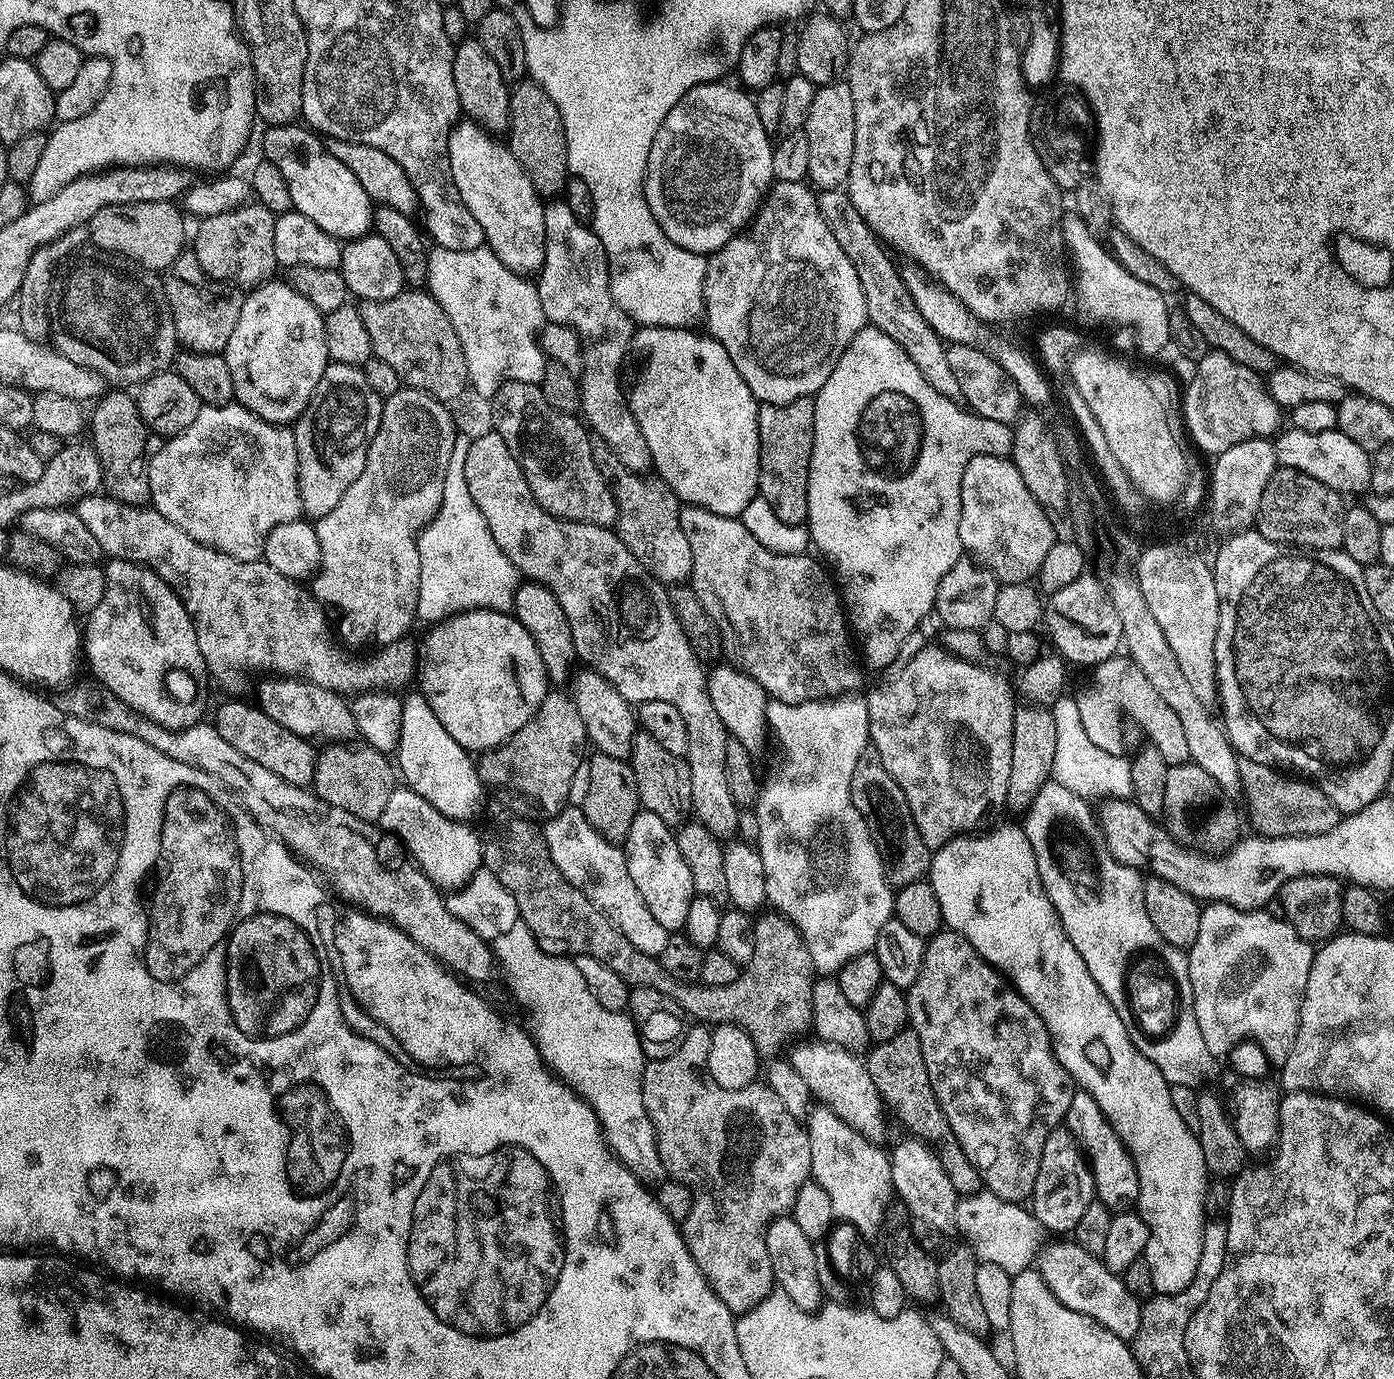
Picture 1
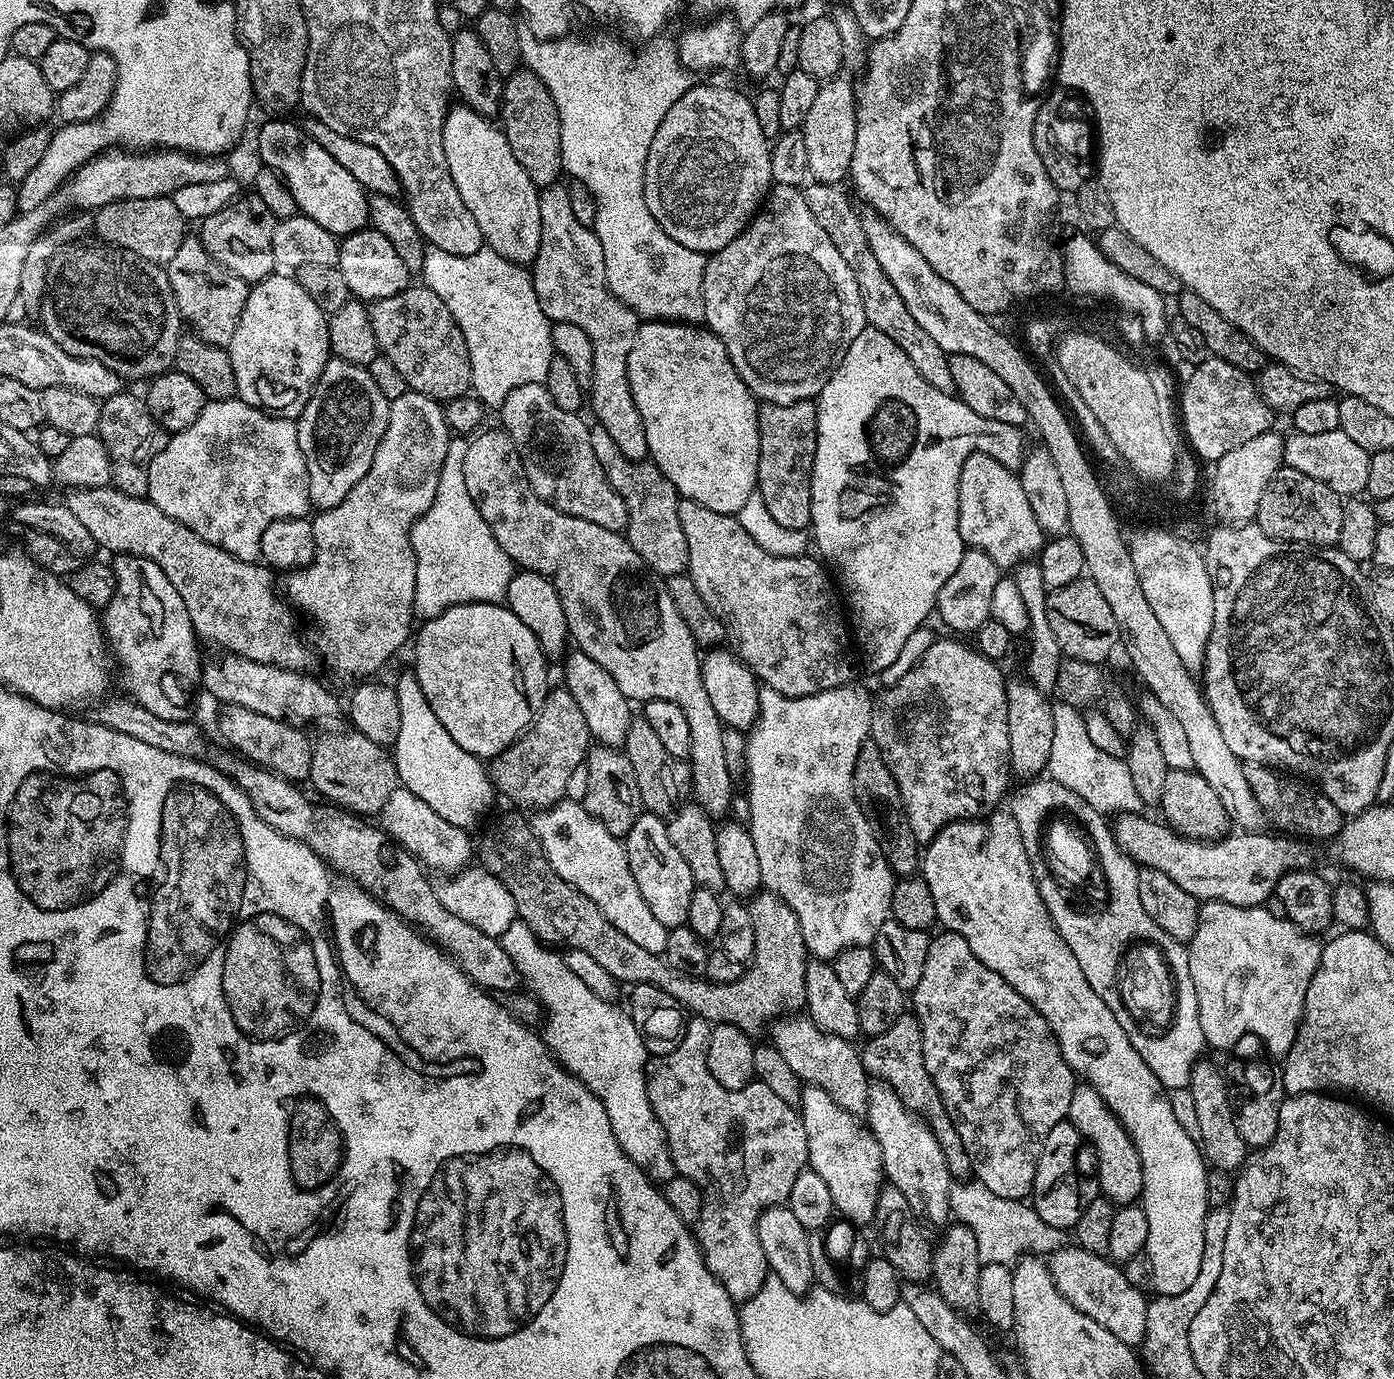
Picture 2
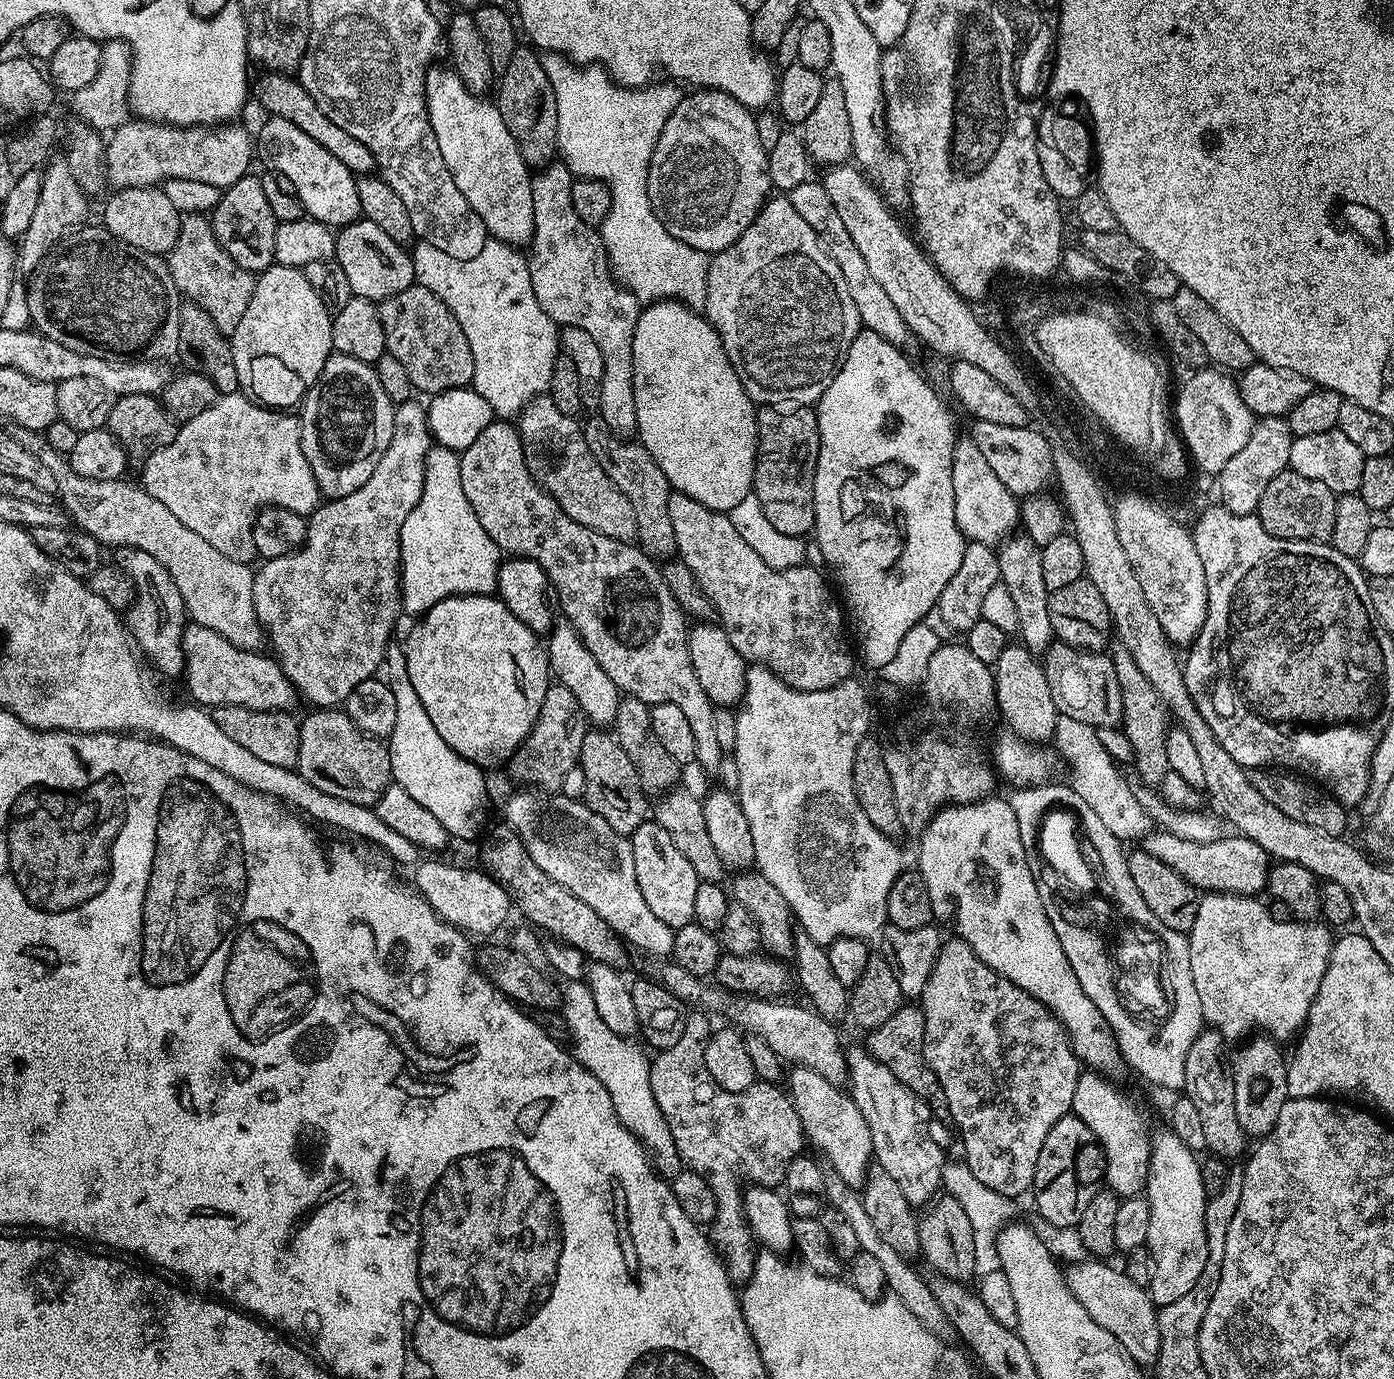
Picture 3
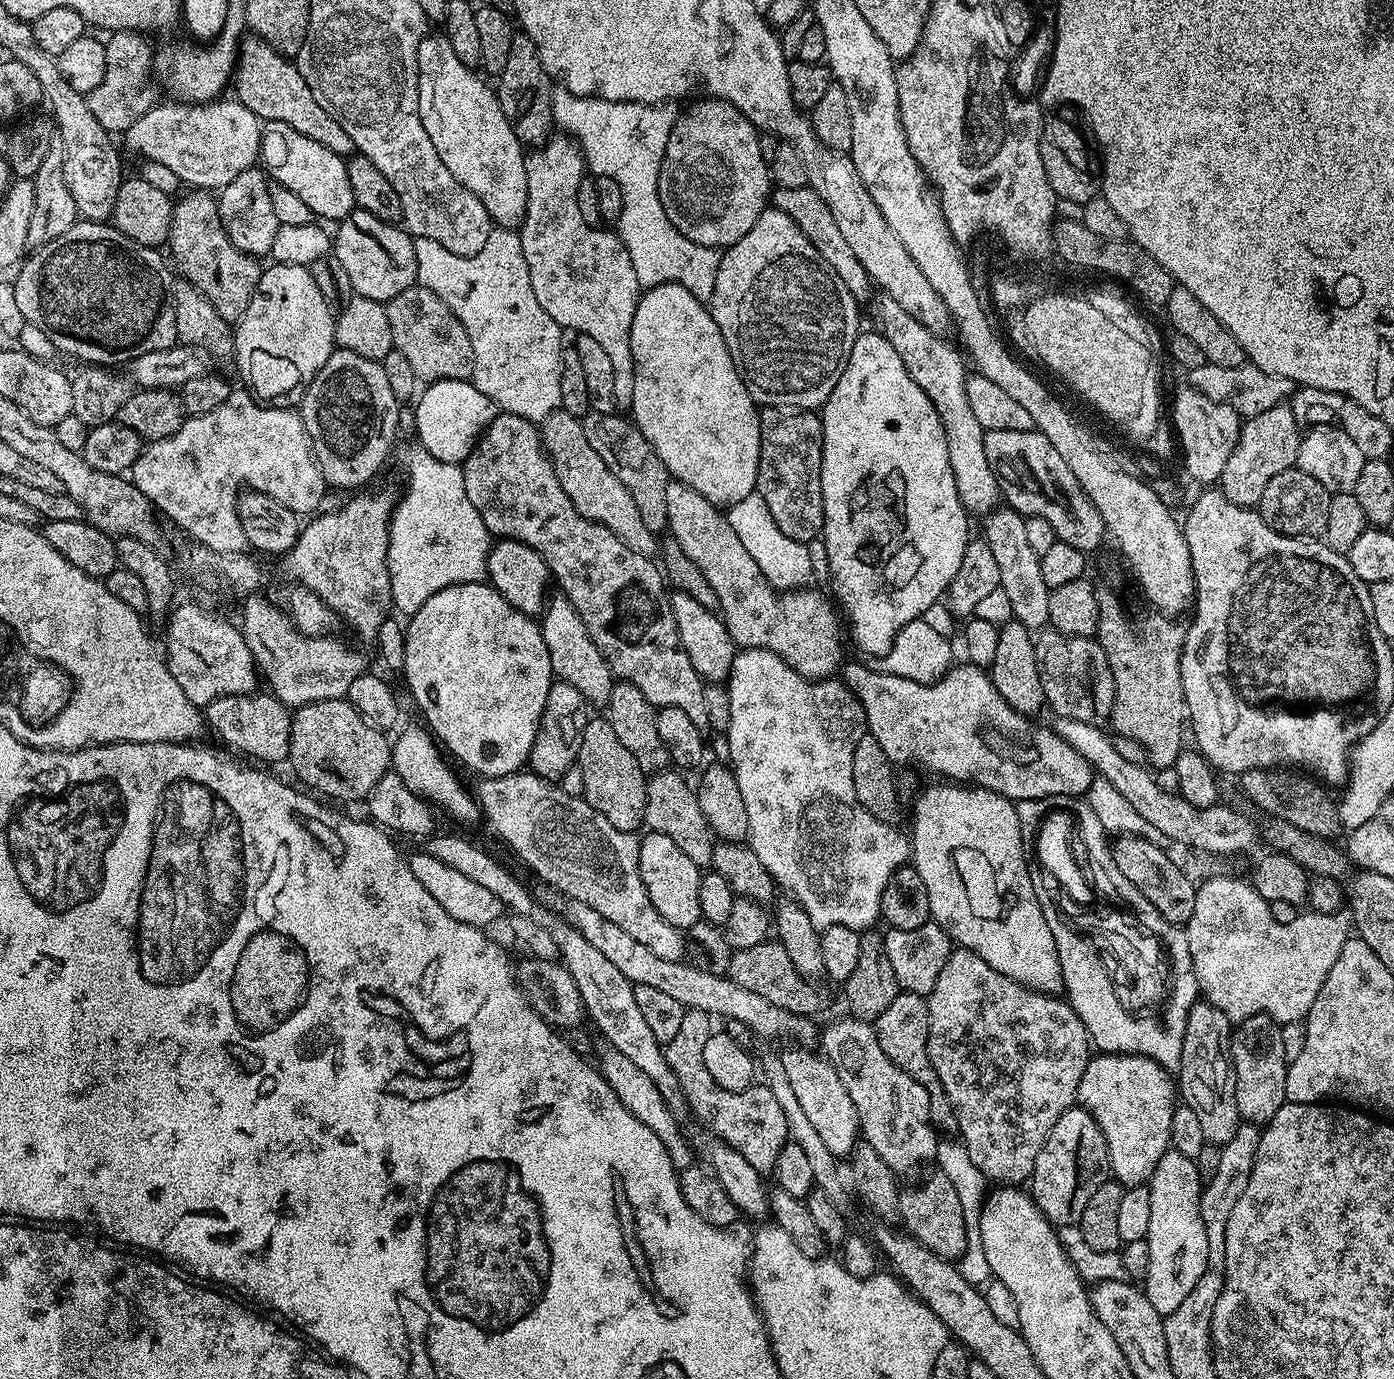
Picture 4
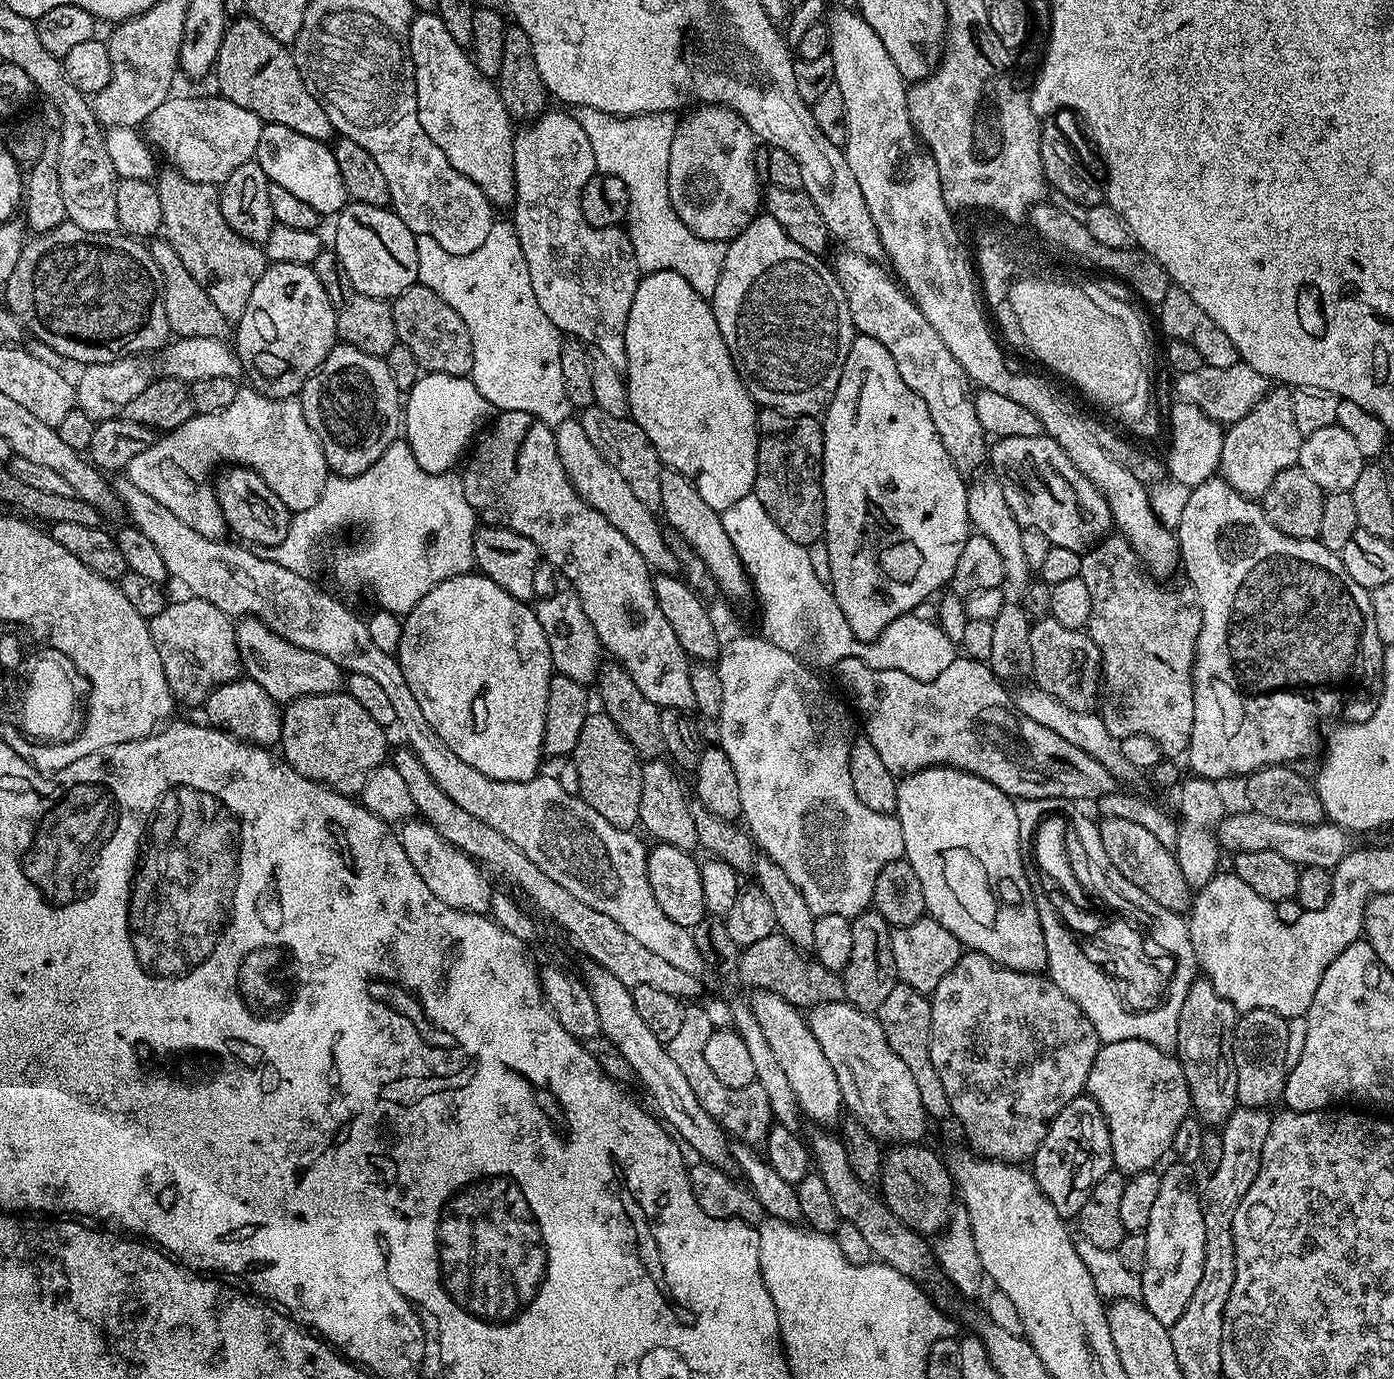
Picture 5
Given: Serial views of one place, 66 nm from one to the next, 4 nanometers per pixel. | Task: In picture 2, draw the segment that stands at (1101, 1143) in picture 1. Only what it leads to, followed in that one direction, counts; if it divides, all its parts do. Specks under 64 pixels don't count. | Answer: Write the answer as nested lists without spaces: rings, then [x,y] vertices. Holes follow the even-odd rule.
[[[1077,1083],[1074,1095],[1070,1097],[1070,1110],[1066,1118],[1083,1134],[1094,1153],[1099,1195],[1114,1206],[1137,1203],[1142,1194],[1142,1162],[1134,1142],[1110,1106],[1106,1106],[1102,1094],[1098,1094],[1098,1090],[1090,1084]]]

